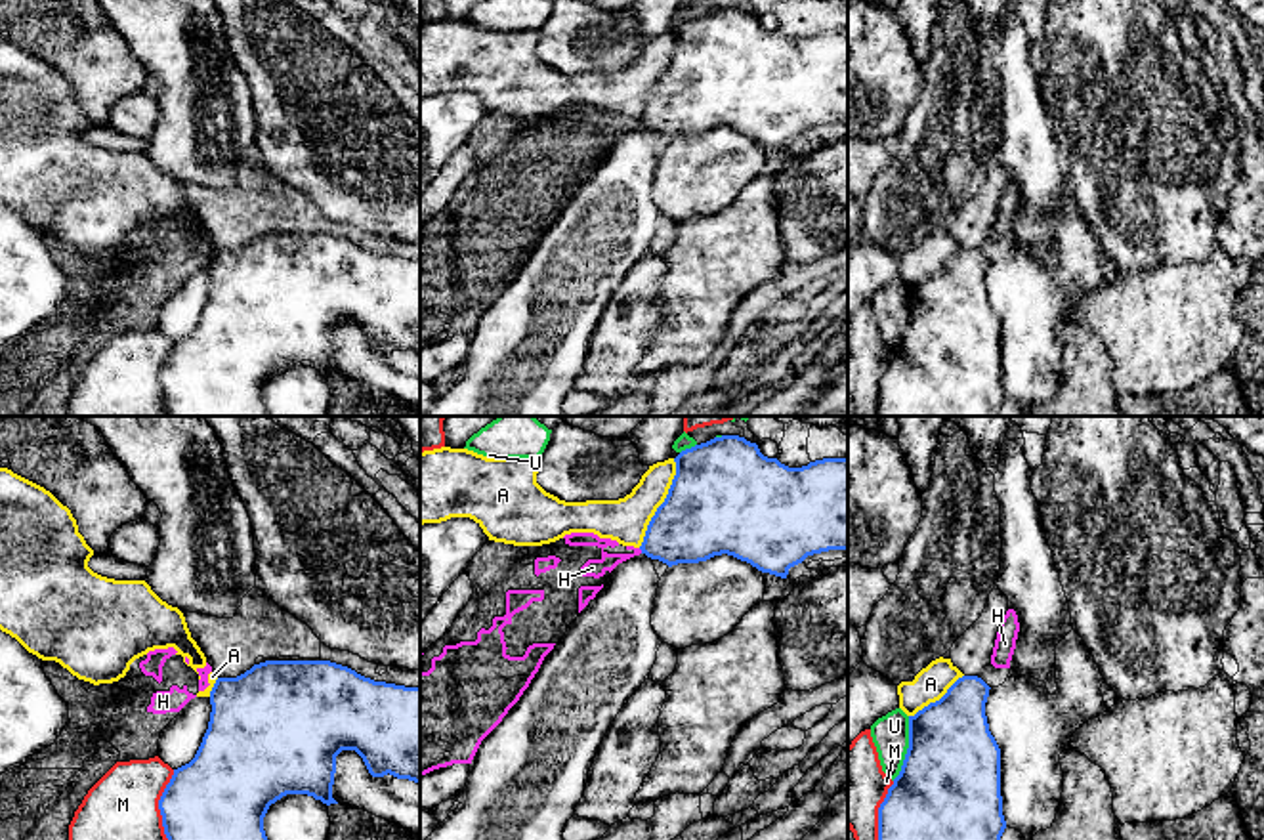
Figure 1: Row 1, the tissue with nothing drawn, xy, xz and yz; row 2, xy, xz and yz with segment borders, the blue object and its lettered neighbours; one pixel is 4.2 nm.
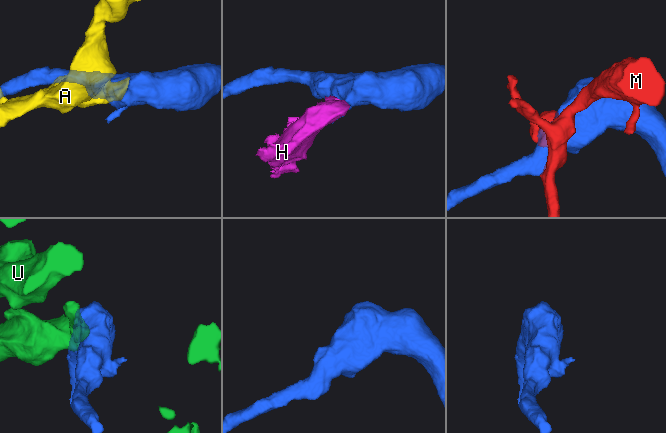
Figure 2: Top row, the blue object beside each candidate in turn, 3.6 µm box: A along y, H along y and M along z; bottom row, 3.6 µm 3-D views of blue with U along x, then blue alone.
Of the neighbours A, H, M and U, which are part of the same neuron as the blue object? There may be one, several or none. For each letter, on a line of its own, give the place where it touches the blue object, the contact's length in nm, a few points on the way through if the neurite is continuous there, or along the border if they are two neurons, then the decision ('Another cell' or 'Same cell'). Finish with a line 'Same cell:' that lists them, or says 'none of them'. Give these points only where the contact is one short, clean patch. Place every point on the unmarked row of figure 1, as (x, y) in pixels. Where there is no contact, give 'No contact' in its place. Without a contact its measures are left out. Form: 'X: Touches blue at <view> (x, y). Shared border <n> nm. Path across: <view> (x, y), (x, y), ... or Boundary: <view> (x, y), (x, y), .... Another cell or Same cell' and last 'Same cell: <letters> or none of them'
A: Touches blue at xz (663, 75). Shared border 400 nm. Another cell
H: Touches blue at xz (640, 121). Shared border 30 nm. Boundary: xz (638, 121), (642, 125). Another cell
M: Touches blue at xy (159, 378). Shared border 320 nm. Another cell
U: Touches blue at yz (907, 321). Shared border 280 nm. Another cell
Same cell: none of them

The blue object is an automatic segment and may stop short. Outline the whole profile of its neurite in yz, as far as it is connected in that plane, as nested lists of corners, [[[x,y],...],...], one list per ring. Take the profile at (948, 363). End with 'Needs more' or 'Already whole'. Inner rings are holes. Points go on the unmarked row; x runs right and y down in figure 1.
[[[962,248],[939,273],[909,288],[909,321],[878,380],[878,416],[1001,416],[1006,393],[1001,321],[985,288],[989,262],[978,248]]]. Already whole

